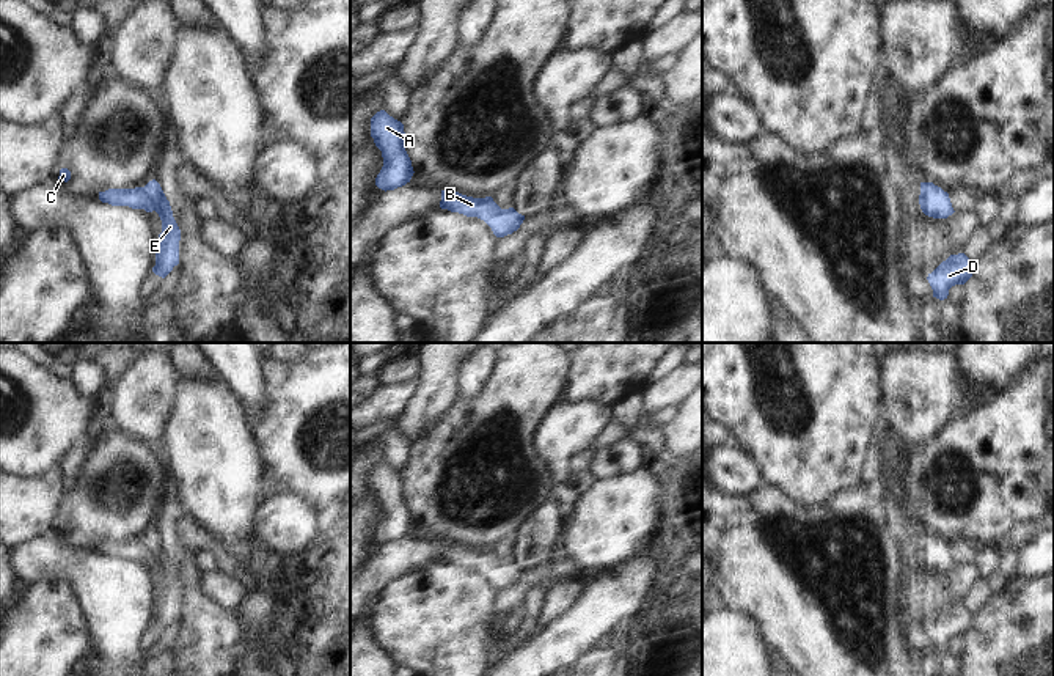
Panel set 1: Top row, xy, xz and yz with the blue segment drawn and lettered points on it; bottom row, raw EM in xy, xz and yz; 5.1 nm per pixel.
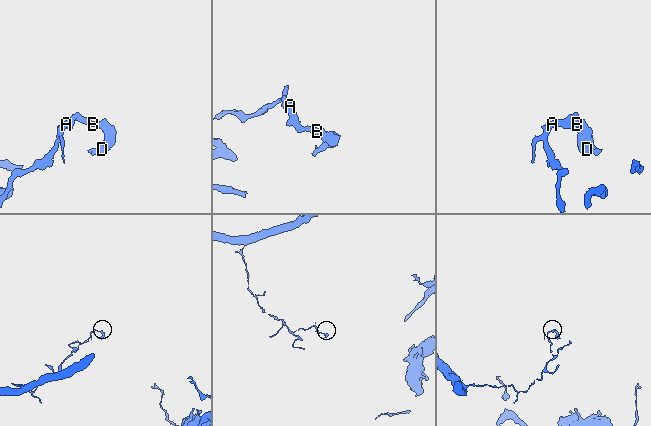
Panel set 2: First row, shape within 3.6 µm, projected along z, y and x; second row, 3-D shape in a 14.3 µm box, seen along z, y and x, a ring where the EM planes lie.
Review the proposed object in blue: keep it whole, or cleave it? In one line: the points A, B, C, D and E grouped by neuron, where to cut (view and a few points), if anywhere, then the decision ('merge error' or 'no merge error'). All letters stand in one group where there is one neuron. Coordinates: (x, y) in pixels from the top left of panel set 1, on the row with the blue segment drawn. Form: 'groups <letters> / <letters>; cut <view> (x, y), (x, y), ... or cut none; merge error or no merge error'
groups A B C D E; cut none; no merge error

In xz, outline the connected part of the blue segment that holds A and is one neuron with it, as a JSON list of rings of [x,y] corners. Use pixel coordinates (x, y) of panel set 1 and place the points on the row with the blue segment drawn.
[[[385,110],[371,118],[371,137],[383,157],[383,167],[375,178],[375,186],[385,192],[405,186],[415,173],[404,146],[404,134],[404,124]]]

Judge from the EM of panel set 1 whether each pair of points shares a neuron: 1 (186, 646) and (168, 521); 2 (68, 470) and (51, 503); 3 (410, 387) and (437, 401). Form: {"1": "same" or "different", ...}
{"1": "same", "2": "different", "3": "different"}

